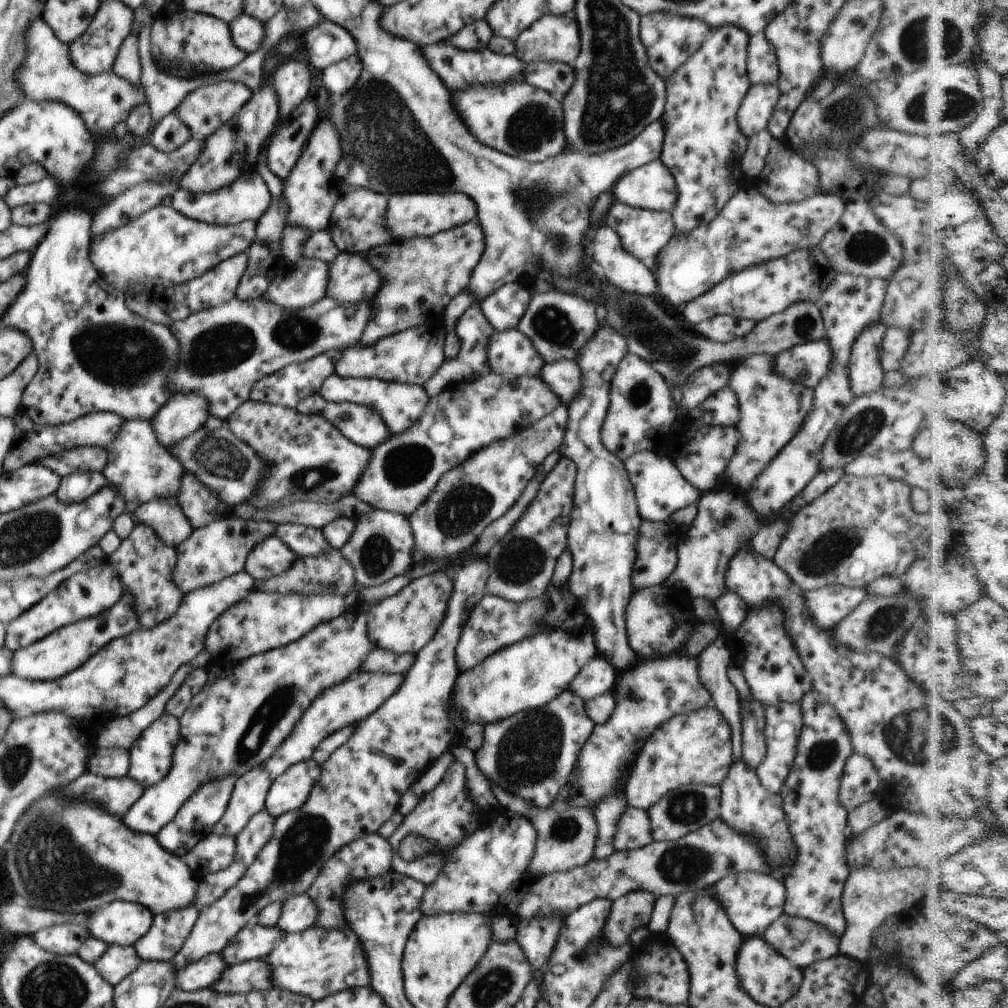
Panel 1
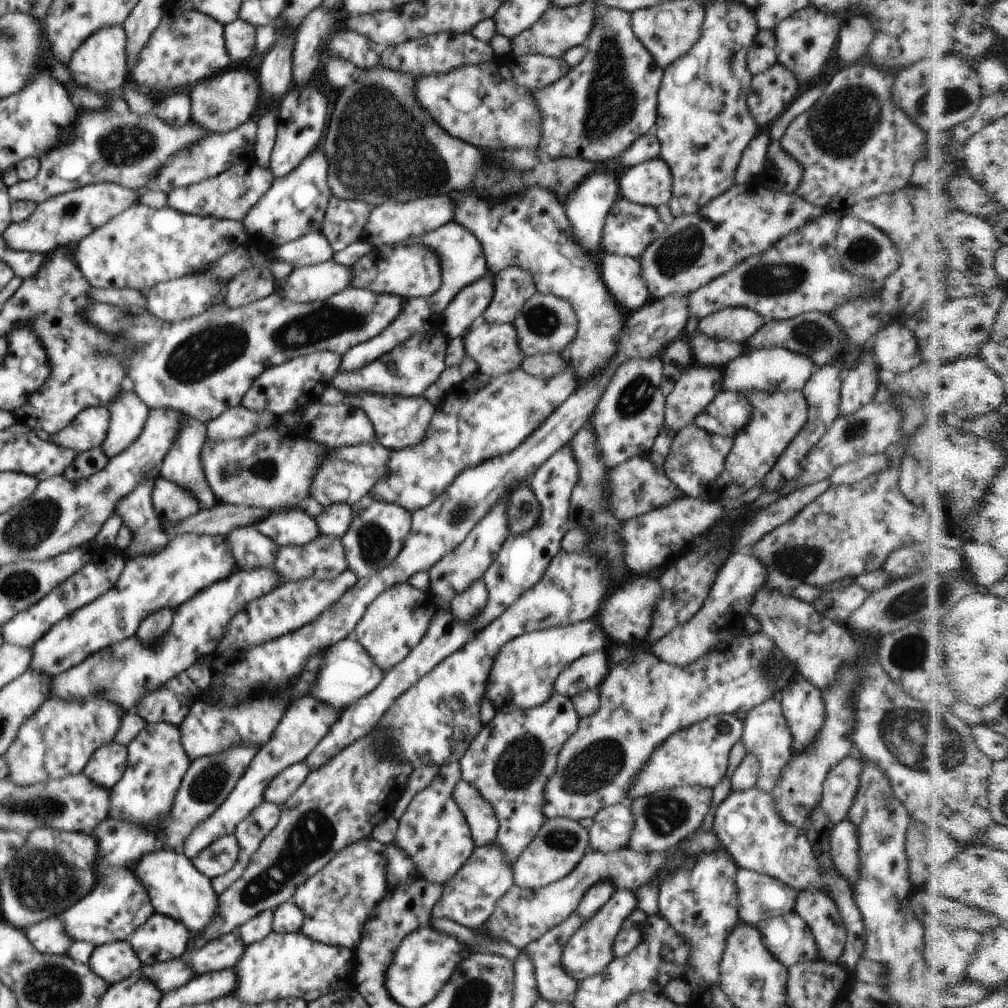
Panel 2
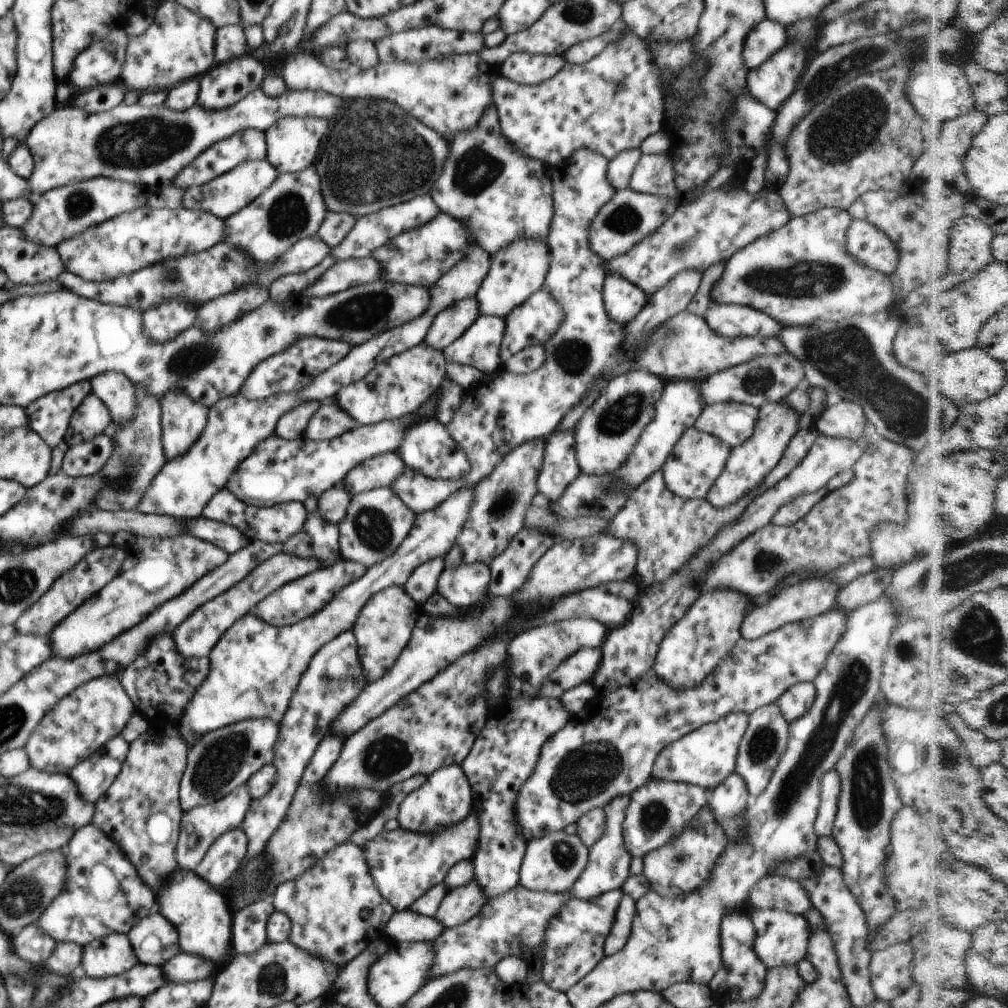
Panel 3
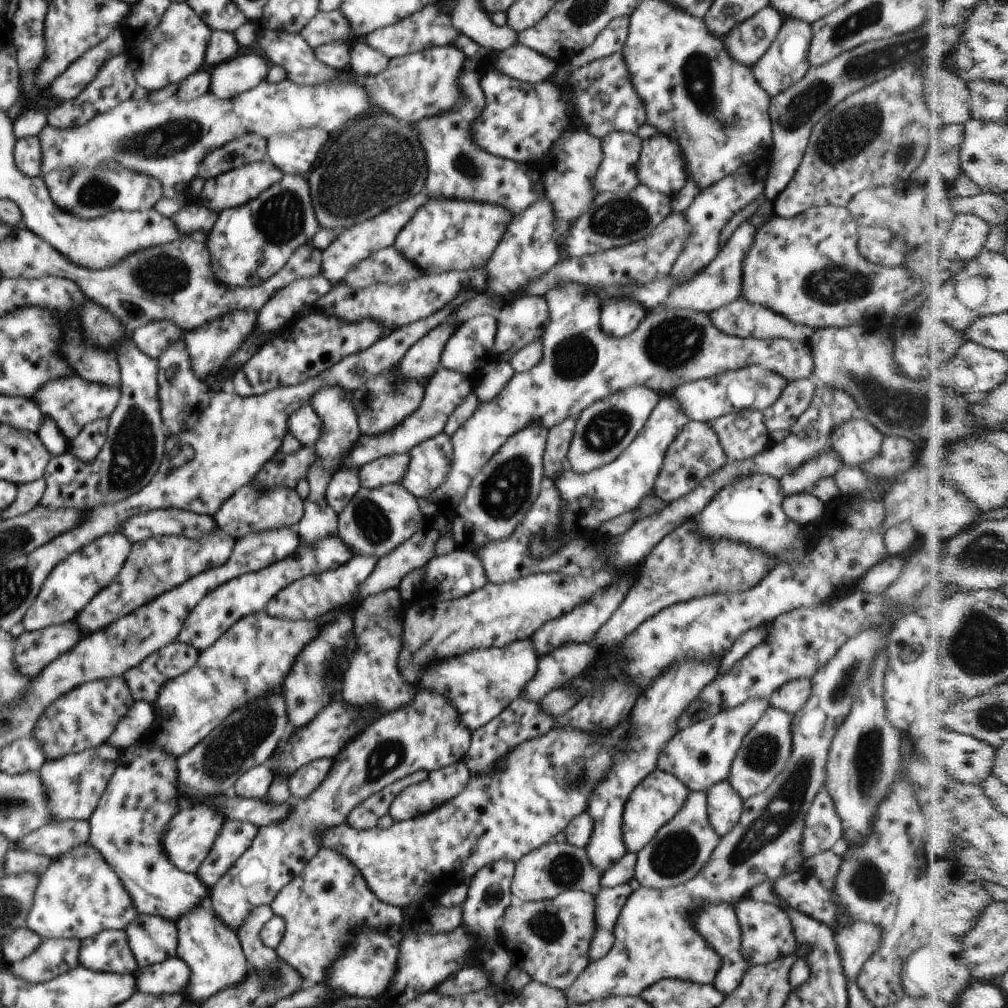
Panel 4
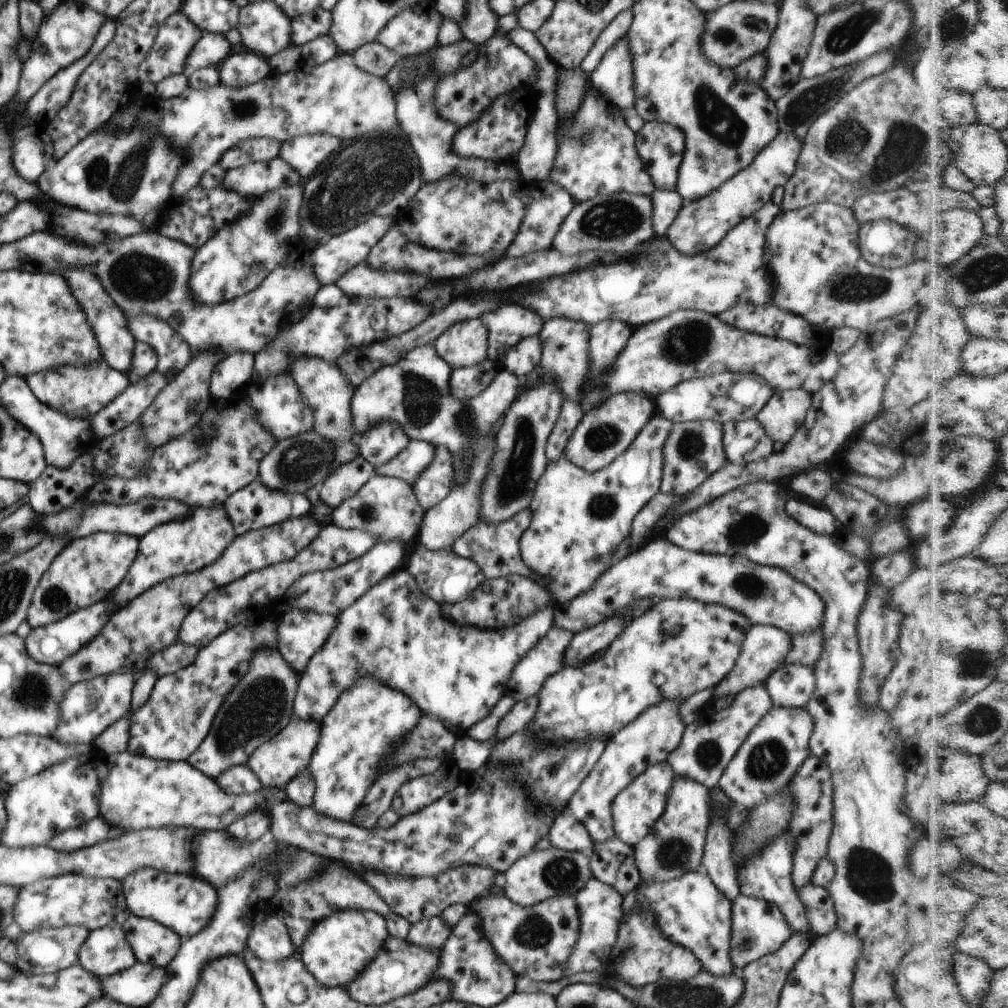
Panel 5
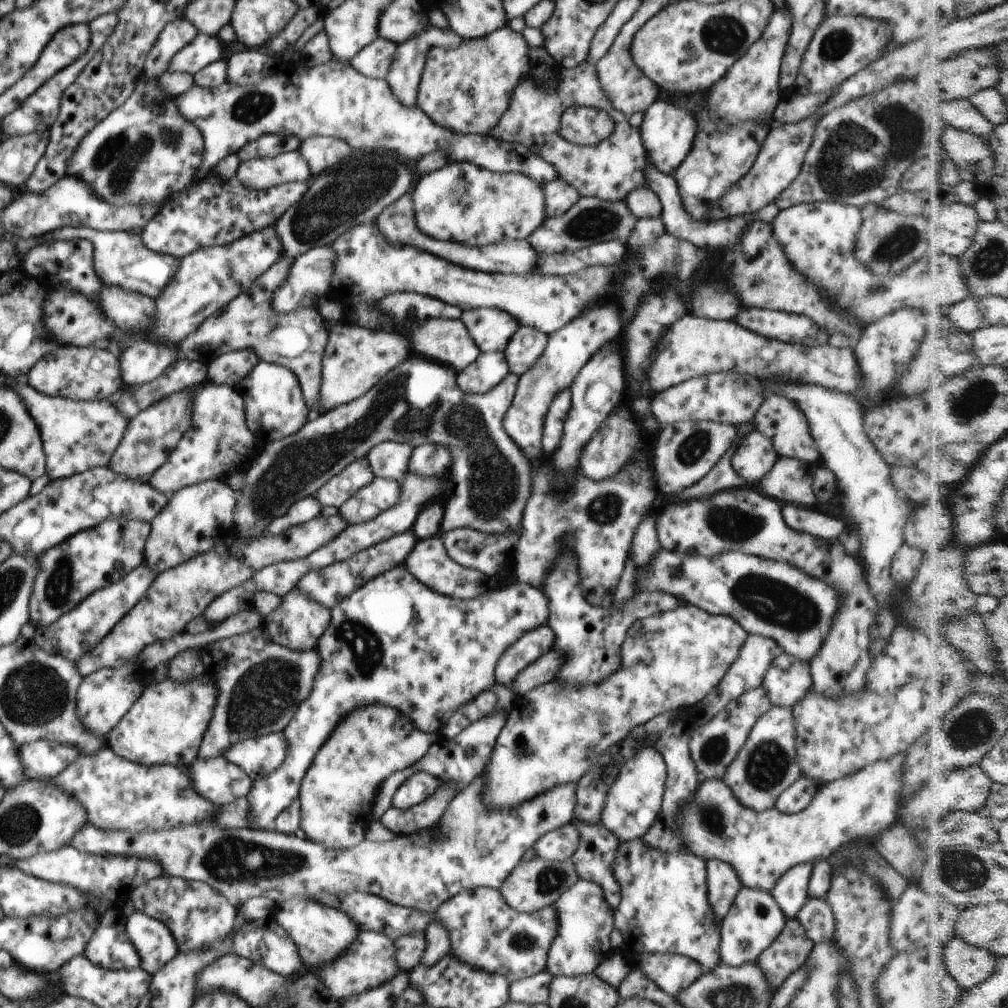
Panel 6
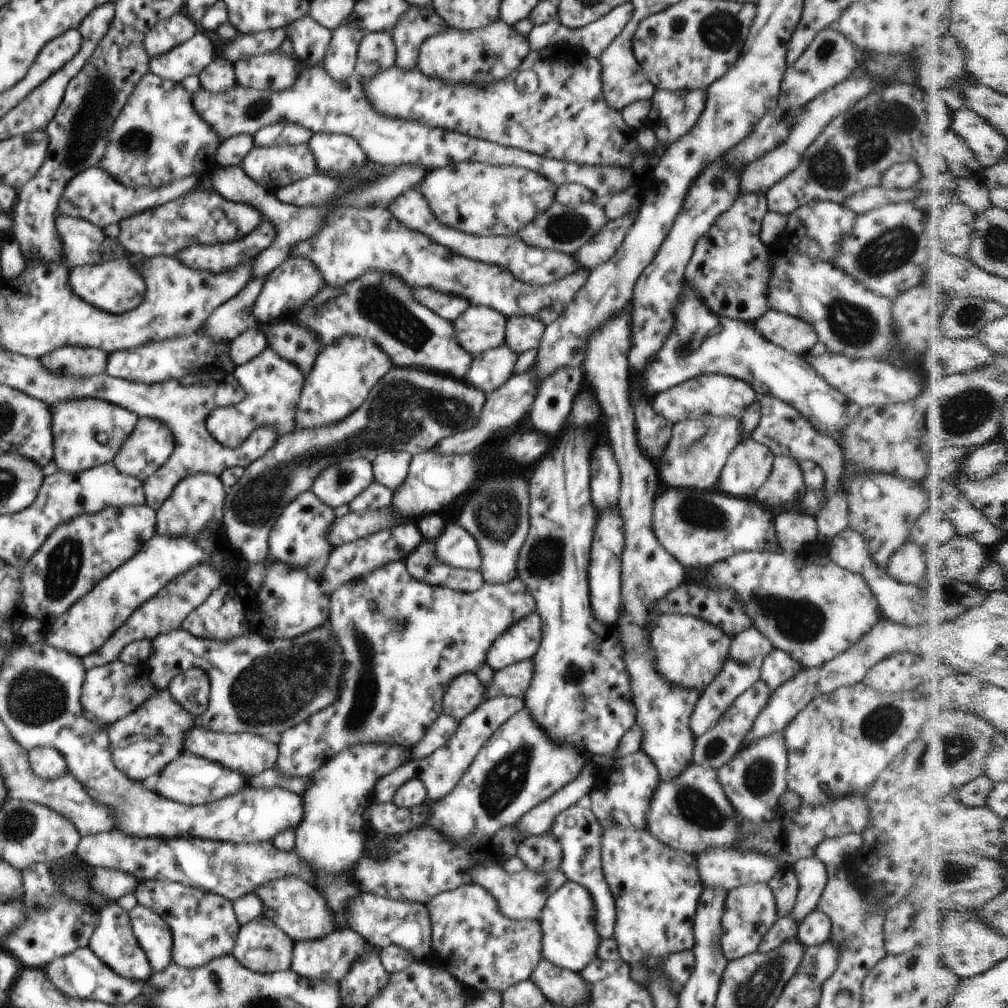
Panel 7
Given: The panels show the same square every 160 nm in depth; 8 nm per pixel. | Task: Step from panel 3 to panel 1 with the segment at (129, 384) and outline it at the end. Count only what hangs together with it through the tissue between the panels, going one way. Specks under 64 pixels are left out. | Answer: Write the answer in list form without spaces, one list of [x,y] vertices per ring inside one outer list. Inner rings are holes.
[[[140,419],[125,420],[115,441],[106,450],[109,452],[109,459],[102,473],[106,477],[107,484],[116,491],[119,491],[126,504],[128,502],[138,502],[141,505],[149,503],[152,499],[170,499],[177,496],[183,476],[185,475],[185,470],[180,461],[177,461],[158,442],[157,436],[154,430],[152,430],[151,421]]]

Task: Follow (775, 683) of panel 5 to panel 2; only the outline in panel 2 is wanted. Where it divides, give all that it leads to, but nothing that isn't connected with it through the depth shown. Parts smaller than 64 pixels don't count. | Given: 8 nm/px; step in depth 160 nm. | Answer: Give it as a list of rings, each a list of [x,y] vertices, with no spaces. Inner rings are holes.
[[[798,674],[789,687],[778,692],[778,696],[793,738],[793,752],[802,753],[815,742],[826,718],[822,691]]]

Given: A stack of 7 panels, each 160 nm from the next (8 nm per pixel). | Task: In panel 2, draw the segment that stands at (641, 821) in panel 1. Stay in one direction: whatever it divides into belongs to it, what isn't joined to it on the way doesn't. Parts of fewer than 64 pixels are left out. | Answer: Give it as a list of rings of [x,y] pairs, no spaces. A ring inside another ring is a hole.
[[[627,802],[600,809],[589,829],[589,848],[611,853],[628,846],[635,825],[635,818]]]

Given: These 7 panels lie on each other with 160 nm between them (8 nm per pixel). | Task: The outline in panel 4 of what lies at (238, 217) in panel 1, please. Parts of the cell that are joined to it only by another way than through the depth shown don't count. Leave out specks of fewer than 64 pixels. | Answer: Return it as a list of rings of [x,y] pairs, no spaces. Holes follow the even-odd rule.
[[[268,159],[248,163],[241,167],[233,168],[224,174],[216,175],[214,178],[206,179],[200,194],[192,198],[196,204],[220,214],[225,210],[242,206],[255,199],[261,192],[276,184],[283,176],[283,172],[280,172]]]

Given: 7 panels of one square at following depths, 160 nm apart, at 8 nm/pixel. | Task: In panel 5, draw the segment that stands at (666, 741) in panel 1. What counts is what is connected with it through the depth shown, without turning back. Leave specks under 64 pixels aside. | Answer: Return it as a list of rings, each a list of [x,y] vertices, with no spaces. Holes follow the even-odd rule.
[[[763,684],[742,690],[725,709],[710,712],[710,716],[704,716],[702,722],[697,720],[686,725],[678,747],[668,756],[667,764],[670,764],[674,775],[700,782],[710,790],[719,787],[718,782],[726,766],[760,722],[760,718],[772,708],[772,700]]]

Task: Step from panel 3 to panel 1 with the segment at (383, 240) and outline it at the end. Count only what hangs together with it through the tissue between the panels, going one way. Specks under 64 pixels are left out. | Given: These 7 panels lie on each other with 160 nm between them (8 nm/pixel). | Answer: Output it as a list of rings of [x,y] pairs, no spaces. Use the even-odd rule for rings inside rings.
[[[458,192],[448,194],[391,194],[388,196],[386,226],[394,238],[411,239],[412,237],[431,237],[442,230],[466,224],[476,218],[476,204]]]

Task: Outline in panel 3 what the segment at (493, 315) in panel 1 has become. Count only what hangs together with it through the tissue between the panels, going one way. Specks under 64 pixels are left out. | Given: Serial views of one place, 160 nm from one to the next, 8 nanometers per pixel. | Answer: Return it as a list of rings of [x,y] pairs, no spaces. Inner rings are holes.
[[[520,240],[500,250],[500,254],[492,256],[490,272],[483,278],[477,291],[477,303],[482,315],[494,315],[505,319],[516,307],[519,307],[529,296],[544,286],[544,278],[548,274],[550,256],[548,246],[538,240]]]

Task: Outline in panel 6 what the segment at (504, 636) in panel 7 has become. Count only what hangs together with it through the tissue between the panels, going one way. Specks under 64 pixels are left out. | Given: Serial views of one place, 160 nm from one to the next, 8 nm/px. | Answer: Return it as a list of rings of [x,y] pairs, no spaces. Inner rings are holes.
[[[548,625],[528,631],[500,657],[495,670],[495,682],[512,690],[517,674],[554,648],[554,644],[555,632]]]

